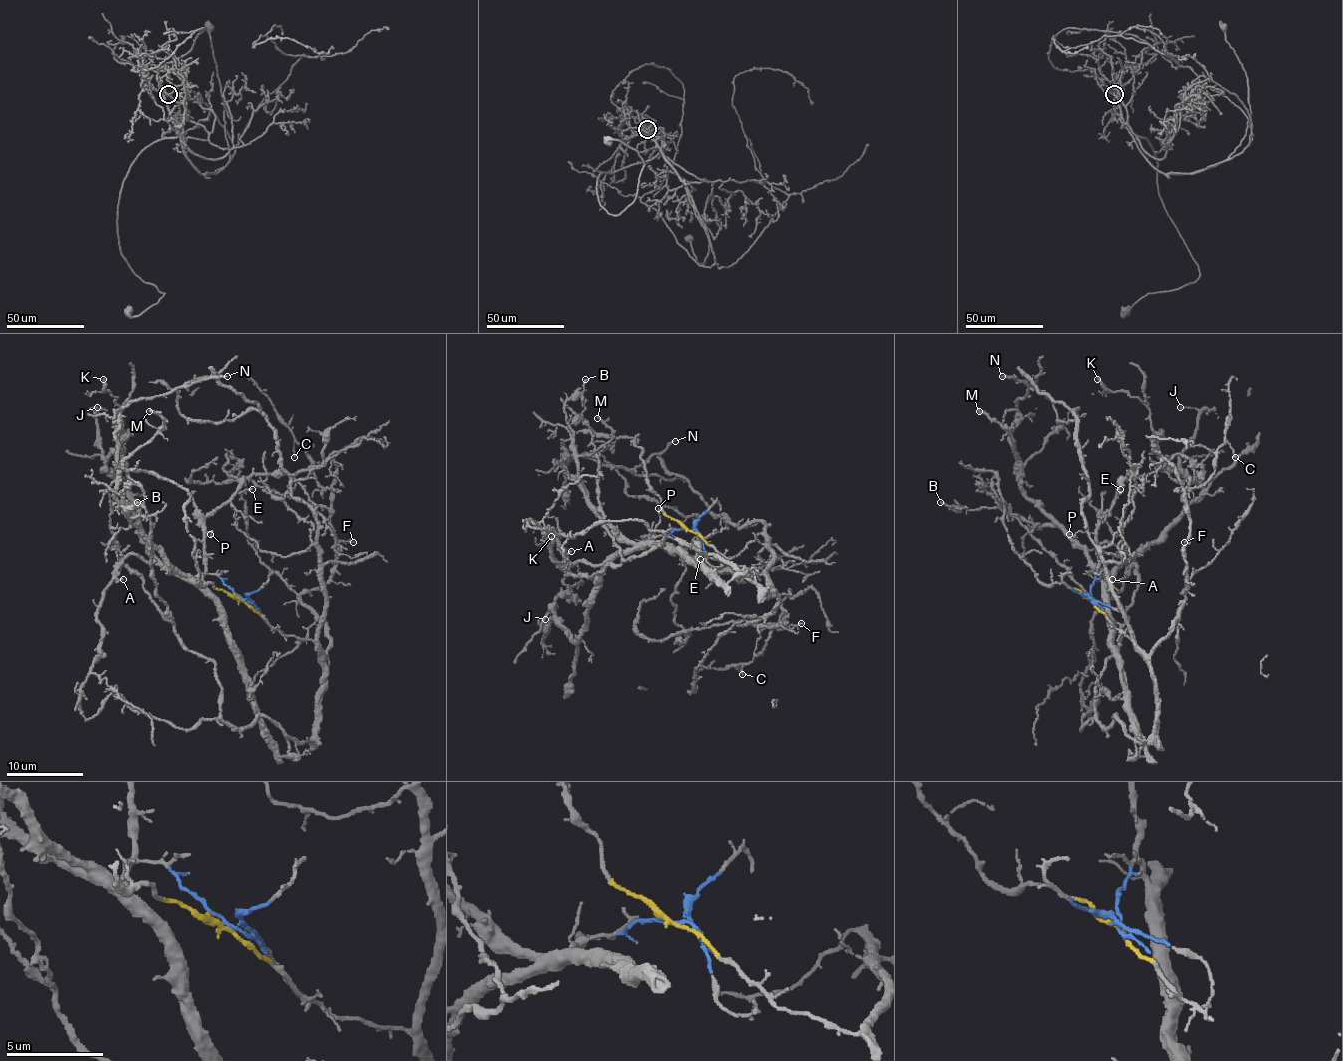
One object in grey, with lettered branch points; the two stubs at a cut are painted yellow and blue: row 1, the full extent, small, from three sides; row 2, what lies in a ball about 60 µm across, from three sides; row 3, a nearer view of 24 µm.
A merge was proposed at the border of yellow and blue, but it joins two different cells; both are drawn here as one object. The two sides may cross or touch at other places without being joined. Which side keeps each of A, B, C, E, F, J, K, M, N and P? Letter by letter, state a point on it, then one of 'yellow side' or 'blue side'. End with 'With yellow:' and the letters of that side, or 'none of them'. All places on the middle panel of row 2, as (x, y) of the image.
A: place (571, 551); blue side
B: place (585, 379); blue side
C: place (742, 674); yellow side
E: place (700, 559); blue side
F: place (801, 623); yellow side
J: place (545, 619); blue side
K: place (551, 536); blue side
M: place (597, 418); blue side
N: place (675, 441); blue side
P: place (658, 508); blue side
With yellow: C, F

